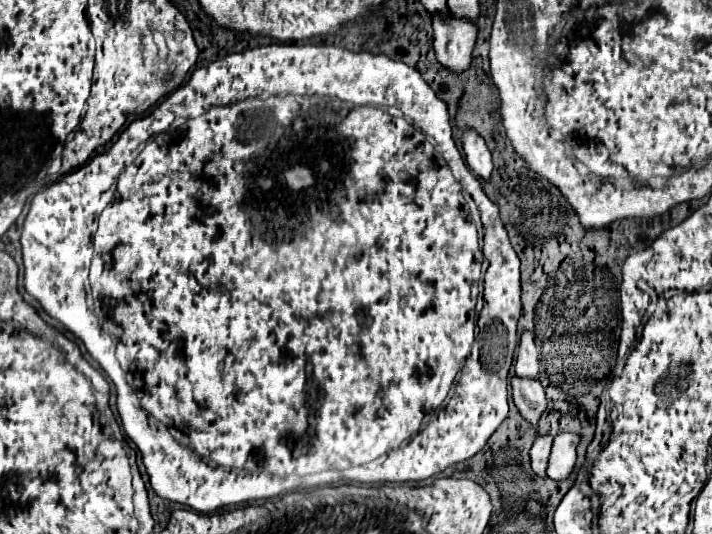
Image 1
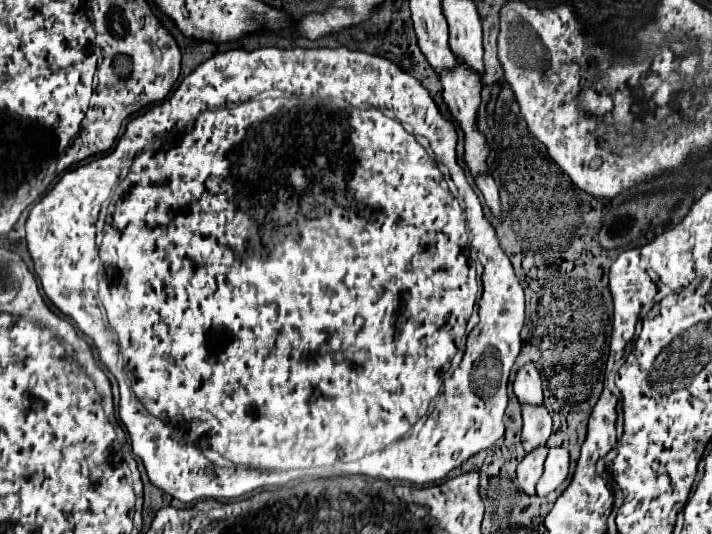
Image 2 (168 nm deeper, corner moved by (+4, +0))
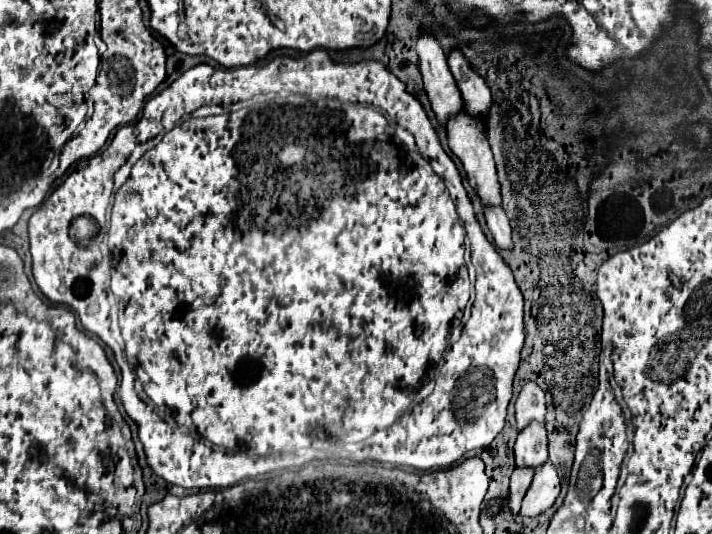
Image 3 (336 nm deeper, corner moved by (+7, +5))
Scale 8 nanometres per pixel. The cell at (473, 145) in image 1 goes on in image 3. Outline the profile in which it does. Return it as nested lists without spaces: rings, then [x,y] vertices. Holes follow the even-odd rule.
[[[487,208],[485,210],[485,220],[487,220],[487,226],[493,234],[495,244],[503,250],[513,250],[511,226],[509,226],[509,220],[507,220],[503,208]]]

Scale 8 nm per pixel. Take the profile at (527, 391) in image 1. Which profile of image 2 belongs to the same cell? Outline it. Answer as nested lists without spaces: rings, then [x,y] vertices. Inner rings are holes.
[[[530,403],[522,405],[522,445],[526,451],[532,451],[546,443],[546,439],[552,433],[552,417],[548,415],[546,407],[530,407]]]

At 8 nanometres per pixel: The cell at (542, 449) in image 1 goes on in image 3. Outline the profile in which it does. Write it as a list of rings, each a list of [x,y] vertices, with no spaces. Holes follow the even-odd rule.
[[[515,468],[515,472],[511,474],[511,482],[509,482],[509,510],[513,514],[519,512],[519,506],[521,506],[521,500],[531,484],[531,478],[533,478],[533,470],[529,468]]]

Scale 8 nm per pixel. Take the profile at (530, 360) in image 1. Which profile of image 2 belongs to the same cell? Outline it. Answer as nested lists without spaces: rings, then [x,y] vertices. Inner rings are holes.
[[[526,363],[514,379],[514,393],[520,403],[542,403],[542,381],[534,363]]]

